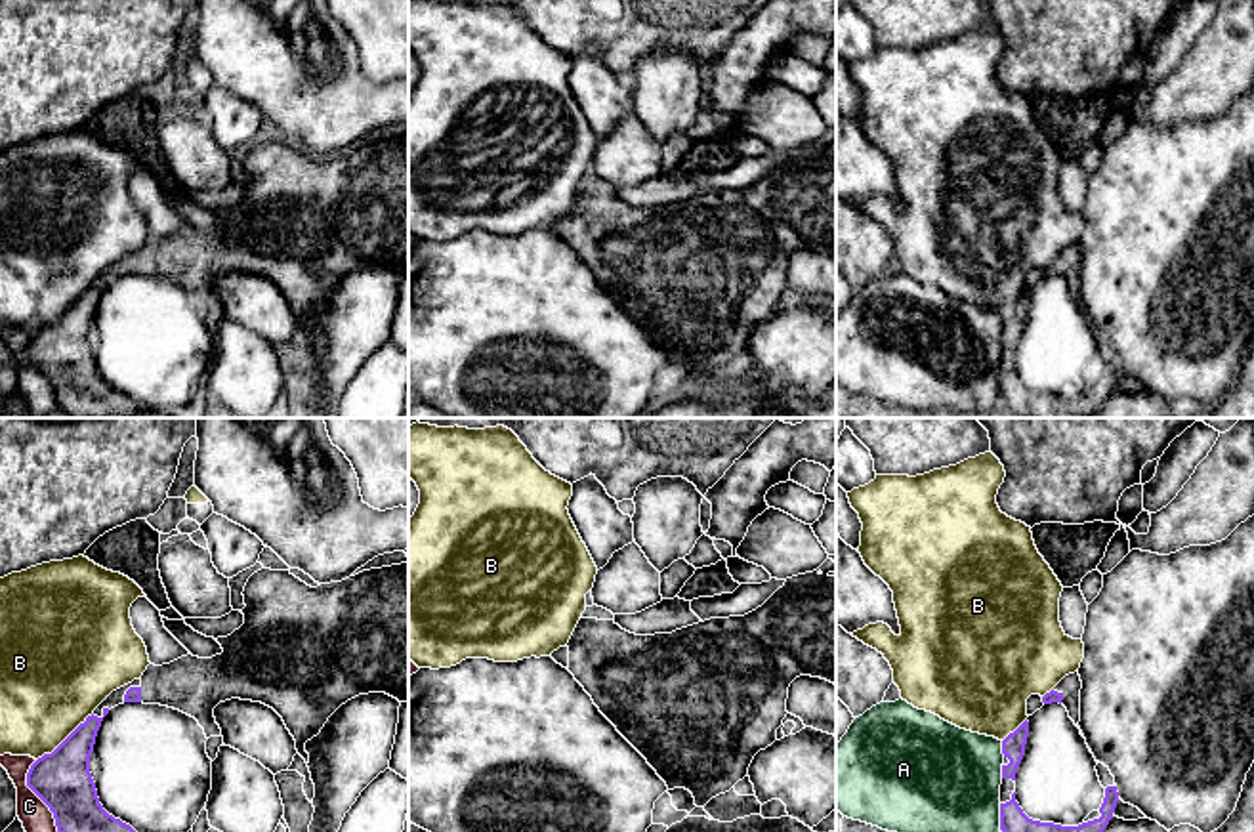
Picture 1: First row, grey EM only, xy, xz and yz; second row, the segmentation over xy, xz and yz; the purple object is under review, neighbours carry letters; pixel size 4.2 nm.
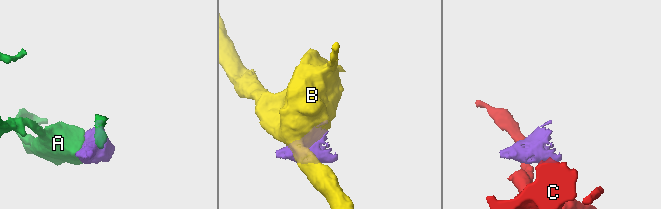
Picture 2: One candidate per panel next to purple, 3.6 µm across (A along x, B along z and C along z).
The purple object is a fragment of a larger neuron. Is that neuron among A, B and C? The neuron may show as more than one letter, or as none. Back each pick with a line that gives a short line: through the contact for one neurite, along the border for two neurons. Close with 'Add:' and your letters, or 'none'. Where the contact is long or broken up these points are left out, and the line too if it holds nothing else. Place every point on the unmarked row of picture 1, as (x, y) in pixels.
Add: none

